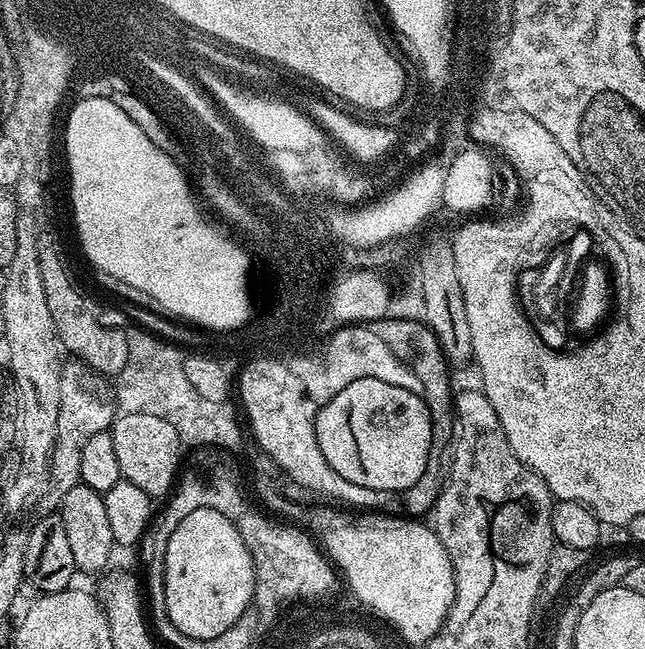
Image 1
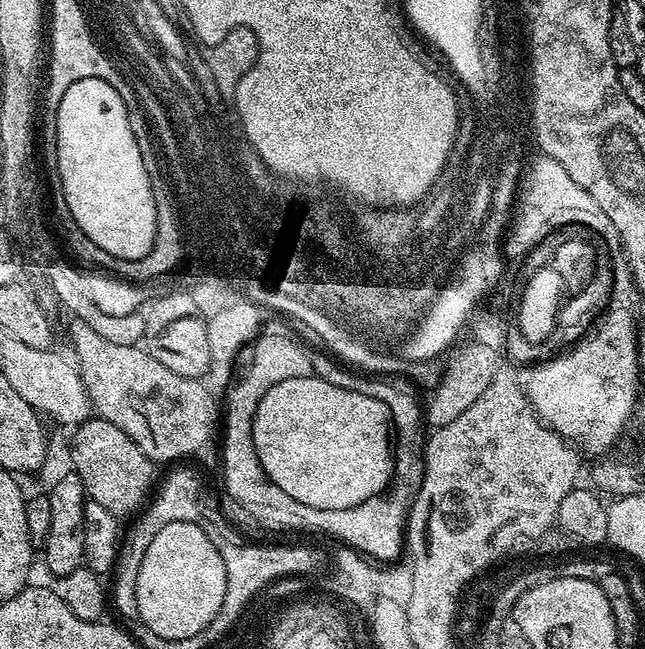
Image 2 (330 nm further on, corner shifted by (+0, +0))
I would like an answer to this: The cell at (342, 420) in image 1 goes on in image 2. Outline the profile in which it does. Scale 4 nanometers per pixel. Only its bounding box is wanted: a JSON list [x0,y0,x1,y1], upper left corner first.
[250,376,394,510]

